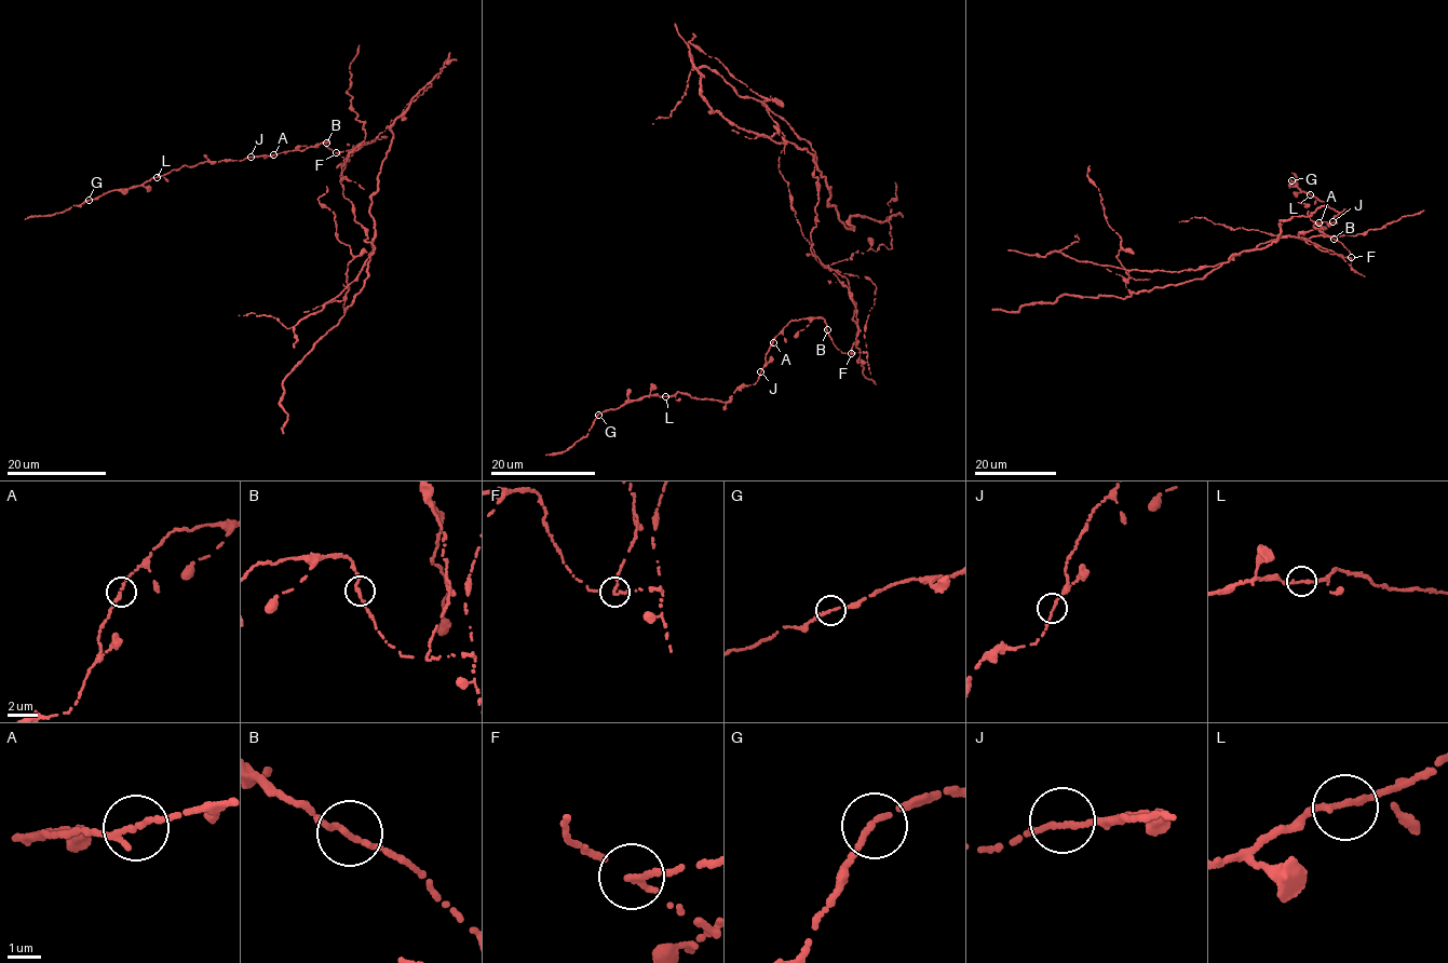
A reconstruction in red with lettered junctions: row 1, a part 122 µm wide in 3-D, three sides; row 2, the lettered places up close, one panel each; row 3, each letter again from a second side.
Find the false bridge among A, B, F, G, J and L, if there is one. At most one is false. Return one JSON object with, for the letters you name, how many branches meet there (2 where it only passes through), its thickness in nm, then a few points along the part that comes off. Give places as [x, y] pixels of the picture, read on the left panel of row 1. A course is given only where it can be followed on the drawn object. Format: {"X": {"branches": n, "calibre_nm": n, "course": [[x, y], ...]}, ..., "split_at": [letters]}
{"F": {"branches": 2, "calibre_nm": 180, "course": [[336, 152], [362, 146], [339, 181], [374, 252], [346, 308], [368, 274], [391, 127], [430, 83], [402, 120]]}, "split_at": ["F"]}

